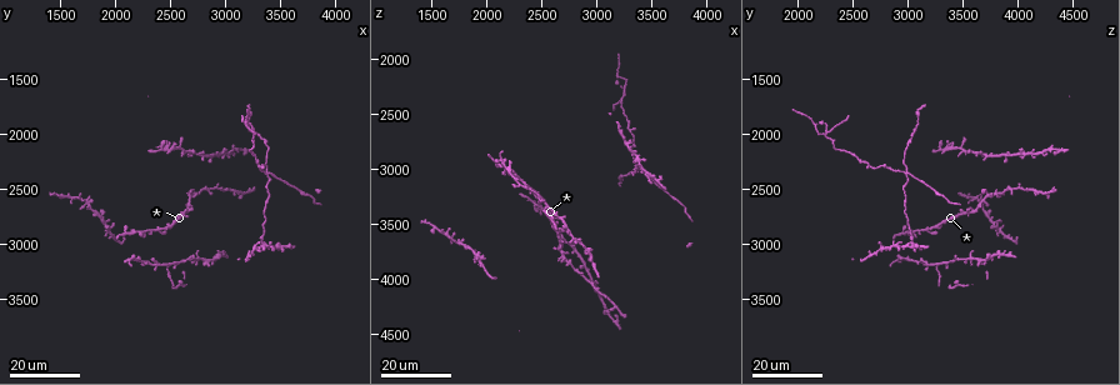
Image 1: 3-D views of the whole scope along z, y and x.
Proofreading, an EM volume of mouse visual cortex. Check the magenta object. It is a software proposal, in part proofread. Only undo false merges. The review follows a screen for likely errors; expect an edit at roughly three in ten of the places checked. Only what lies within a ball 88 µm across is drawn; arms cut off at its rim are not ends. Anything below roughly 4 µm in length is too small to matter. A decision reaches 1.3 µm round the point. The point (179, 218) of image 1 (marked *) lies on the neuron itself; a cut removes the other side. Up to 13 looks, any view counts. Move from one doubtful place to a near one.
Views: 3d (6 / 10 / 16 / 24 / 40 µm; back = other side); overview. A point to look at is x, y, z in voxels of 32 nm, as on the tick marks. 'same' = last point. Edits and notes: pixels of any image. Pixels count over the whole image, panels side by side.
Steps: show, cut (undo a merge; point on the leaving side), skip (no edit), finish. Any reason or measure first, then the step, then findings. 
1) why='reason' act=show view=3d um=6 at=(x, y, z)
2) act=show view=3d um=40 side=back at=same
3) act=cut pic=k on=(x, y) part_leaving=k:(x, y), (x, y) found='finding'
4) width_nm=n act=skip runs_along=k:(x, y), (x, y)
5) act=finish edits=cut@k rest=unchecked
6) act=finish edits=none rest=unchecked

why='three-way junction' act=show view=3d um=16 at=(2680, 3100, 3460)

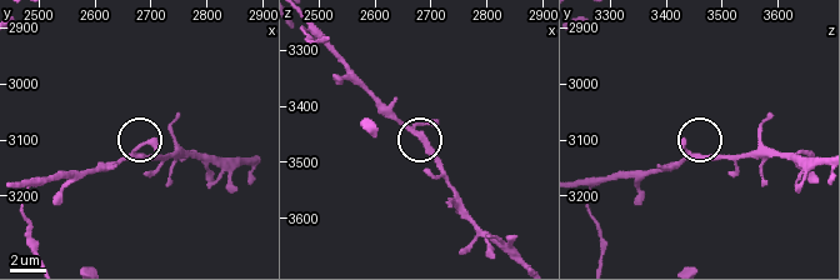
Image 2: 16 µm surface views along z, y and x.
why='zoom in' act=show view=3d um=10 at=(2675, 3120, 3440)

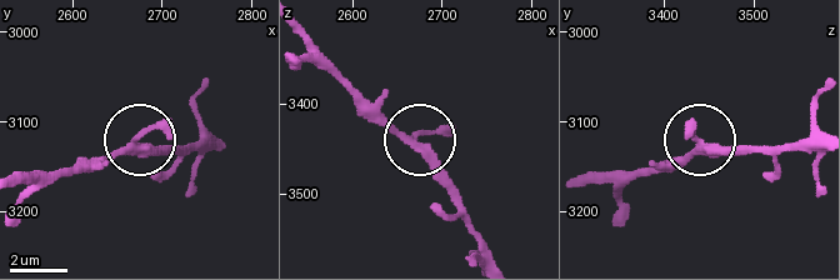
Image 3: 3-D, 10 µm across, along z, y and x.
width_nm=250 act=skip runs_along=3:(25, 180), (90, 171), (133, 143), (188, 145) found='one neuron here'

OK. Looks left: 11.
why='three arms meet' act=show view=3d um=24 at=(2900, 2160, 3880)

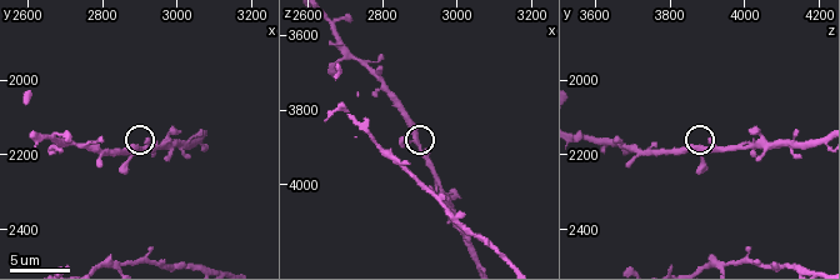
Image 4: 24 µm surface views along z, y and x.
act=show view=3d um=6 at=(2900, 2180, 3880)

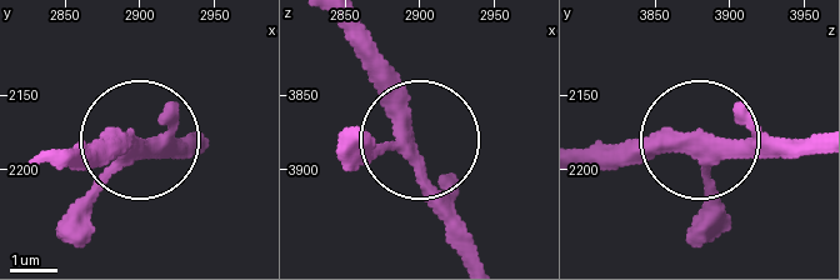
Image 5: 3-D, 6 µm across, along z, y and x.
act=skip found='all the same neuron'

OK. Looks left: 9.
why='branch point' act=show view=3d um=10 at=(2660, 2150, 3550)

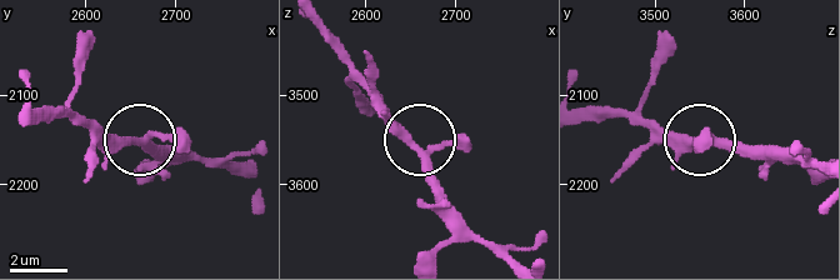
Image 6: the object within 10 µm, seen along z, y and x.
act=show view=3d um=10 side=back at=(2660, 2150, 3560)

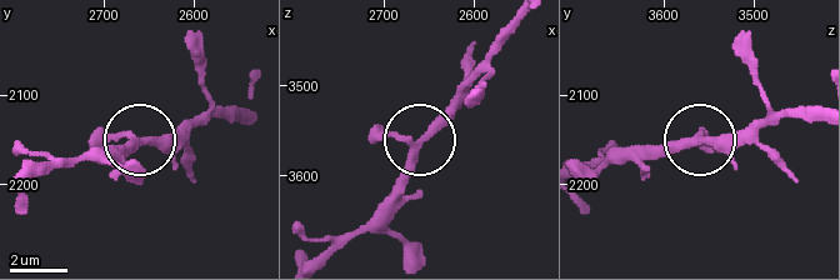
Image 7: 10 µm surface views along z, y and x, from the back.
width_nm=260 act=skip found='continuous, no second neuron'

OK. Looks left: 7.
act=show view=3d um=6 at=(2820, 2480, 3910)

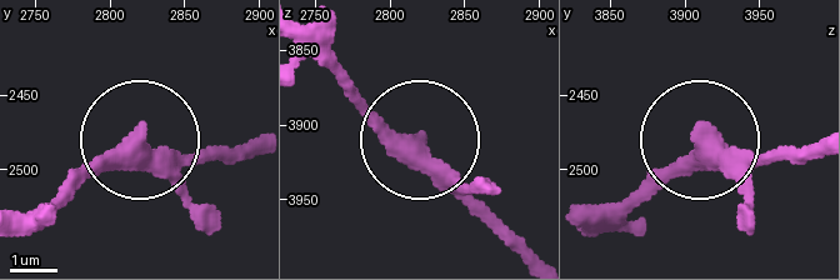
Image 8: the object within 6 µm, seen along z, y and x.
act=skip runs_along=8:(20, 233), (128, 144), (219, 160) found='all the same neuron'

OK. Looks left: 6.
why='looks like a crossing' act=show view=3d um=16 at=(3360, 2340, 3000)

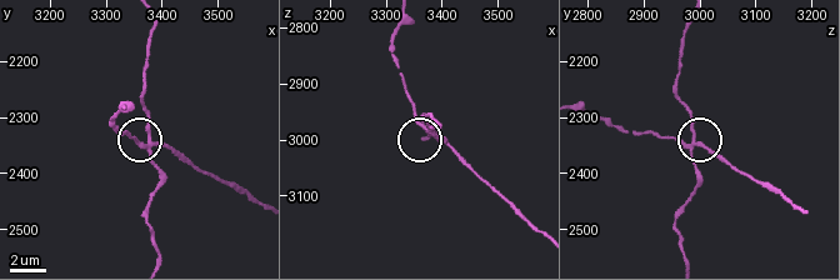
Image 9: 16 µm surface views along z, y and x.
act=show view=3d um=6 at=(3375, 2355, 2985)

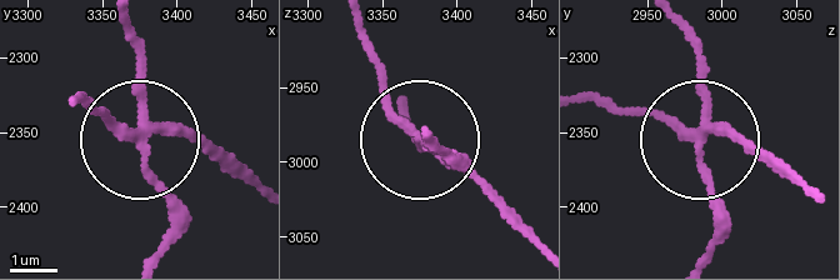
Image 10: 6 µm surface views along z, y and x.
width_nm=200 act=cut pic=10 on=(161, 195) found='a second neuron is stuck on'

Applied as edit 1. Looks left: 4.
act=show view=overview

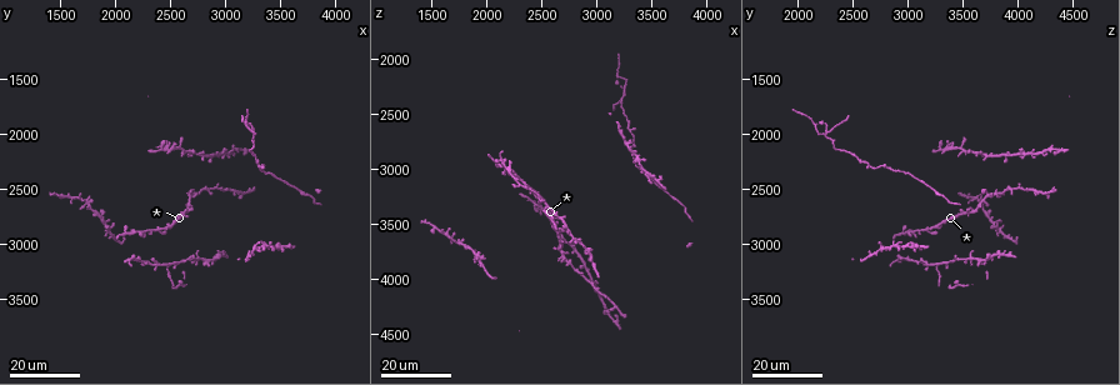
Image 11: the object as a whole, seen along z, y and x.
why='four arms meet' act=show view=3d um=16 at=(3240, 1980, 2220)

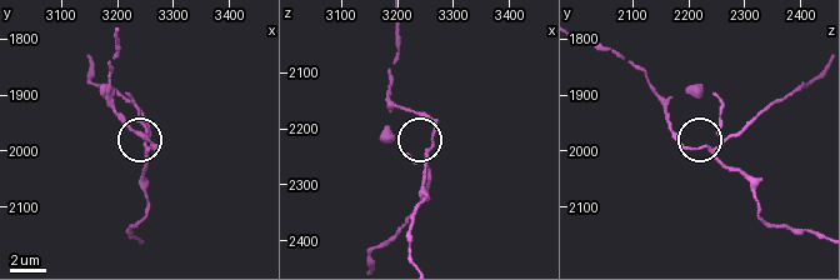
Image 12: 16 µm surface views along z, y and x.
act=show view=3d um=6 at=(3255, 1995, 2245)

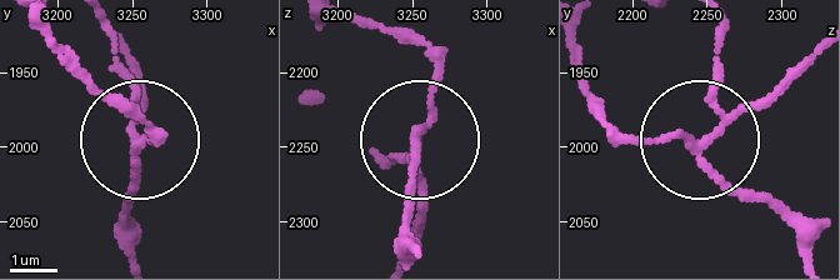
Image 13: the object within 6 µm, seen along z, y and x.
act=show view=3d um=6 side=back at=(3252, 1996, 2250)

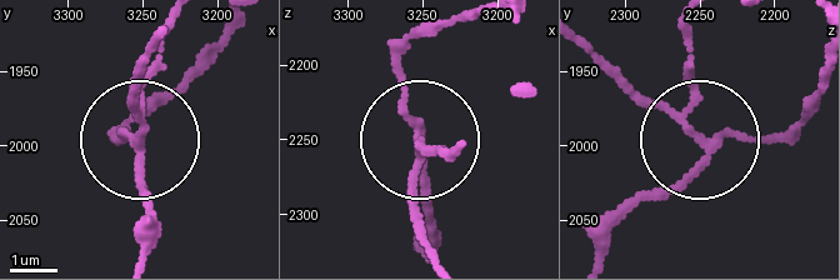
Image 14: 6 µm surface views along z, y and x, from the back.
arms=4 act=cut pic=14 on=(130, 104) part_leaving=14:(140, 143), (151, 46) found='a second neuron is stuck on'

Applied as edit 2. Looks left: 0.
act=finish edits=cut@10,cut@14 rest=unchecked

